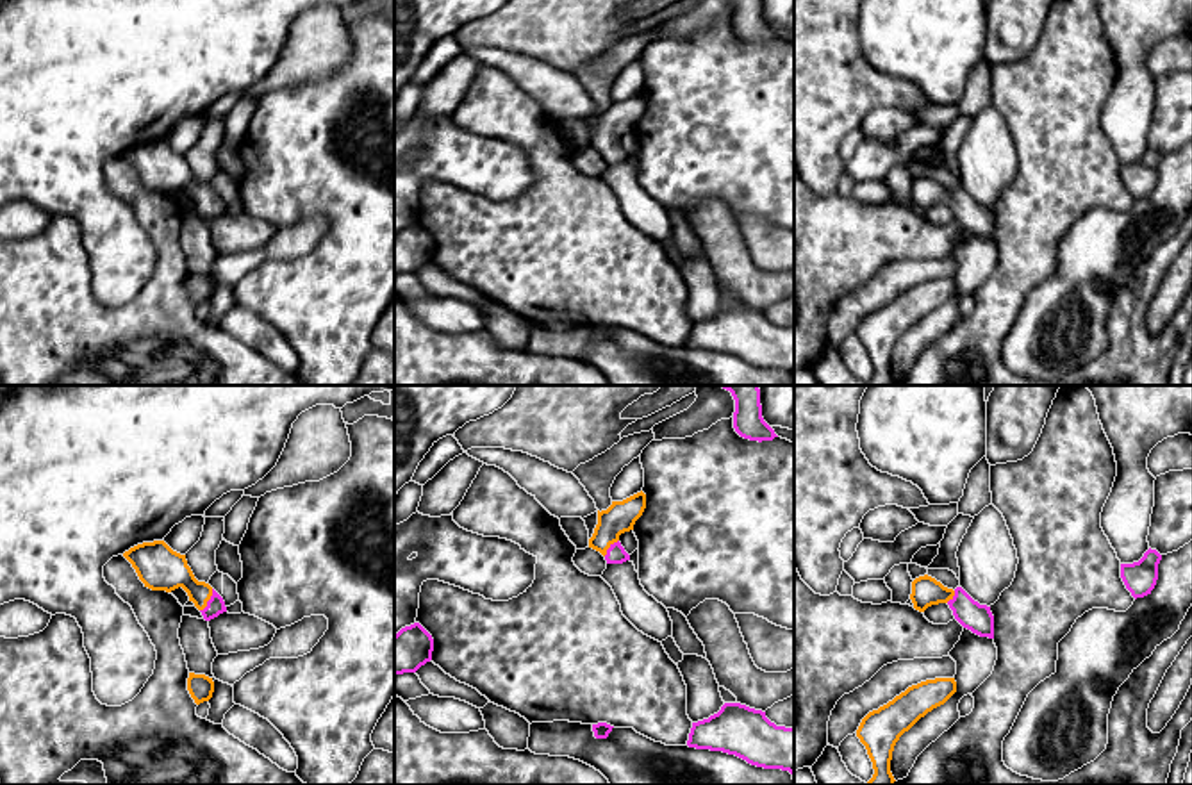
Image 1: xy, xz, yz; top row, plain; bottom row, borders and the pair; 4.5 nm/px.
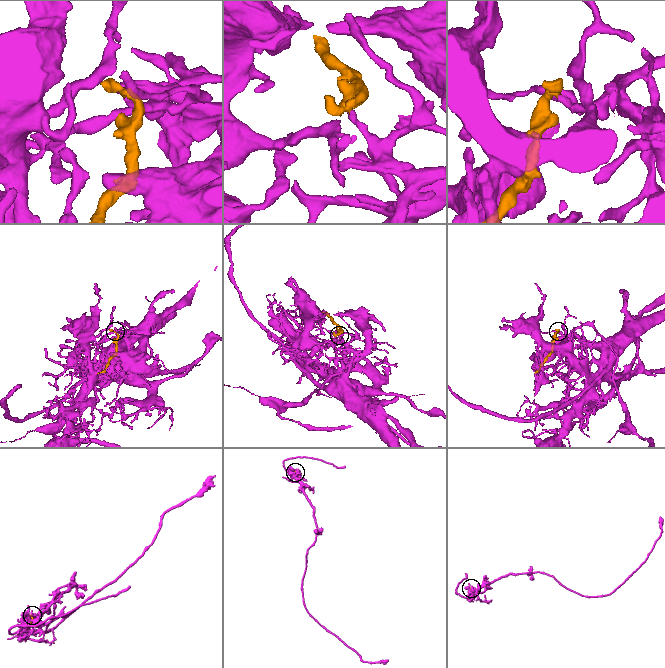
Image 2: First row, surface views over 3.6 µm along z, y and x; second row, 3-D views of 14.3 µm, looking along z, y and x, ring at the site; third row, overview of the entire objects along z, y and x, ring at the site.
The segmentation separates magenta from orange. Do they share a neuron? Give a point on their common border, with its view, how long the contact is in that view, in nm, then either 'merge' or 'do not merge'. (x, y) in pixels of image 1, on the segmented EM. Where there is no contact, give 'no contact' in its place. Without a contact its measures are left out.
xy (209, 600) | 120 nm | merge

